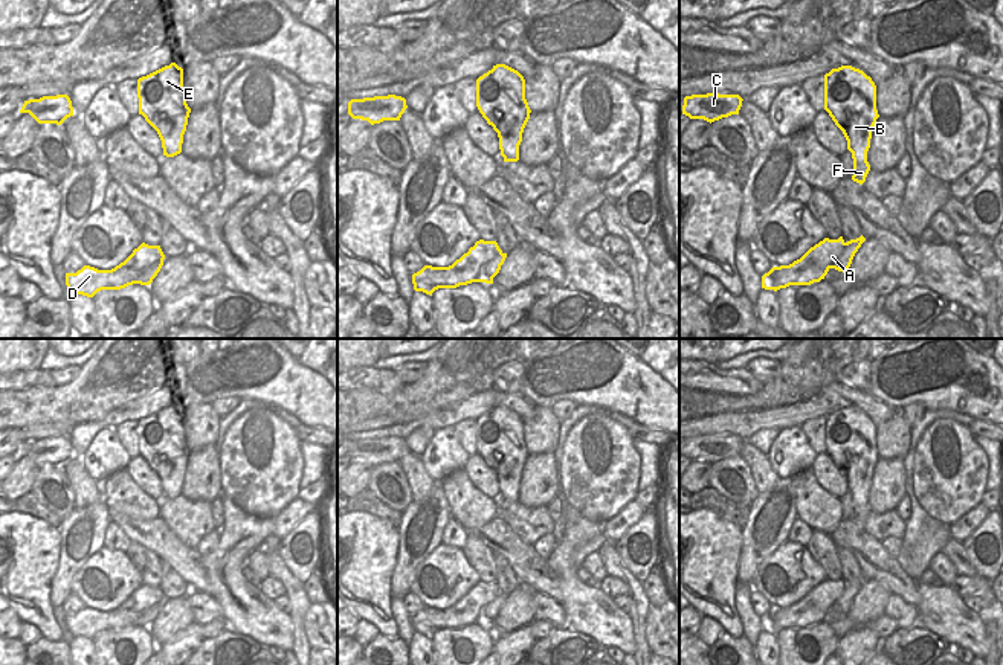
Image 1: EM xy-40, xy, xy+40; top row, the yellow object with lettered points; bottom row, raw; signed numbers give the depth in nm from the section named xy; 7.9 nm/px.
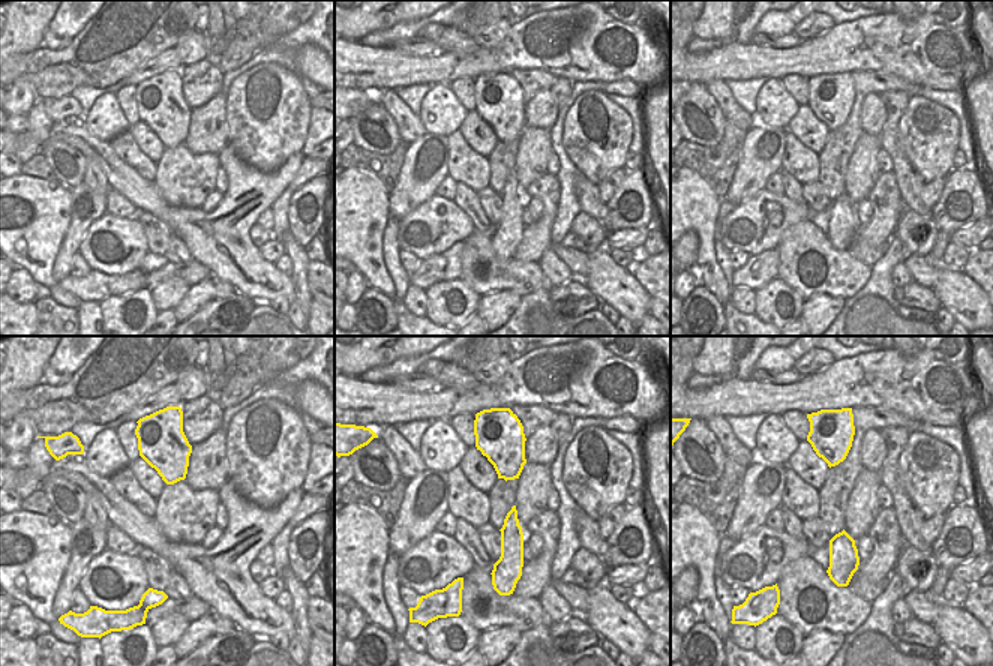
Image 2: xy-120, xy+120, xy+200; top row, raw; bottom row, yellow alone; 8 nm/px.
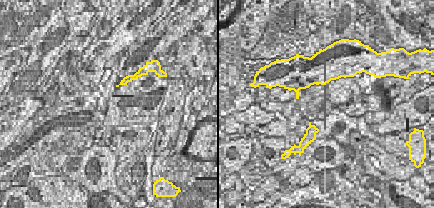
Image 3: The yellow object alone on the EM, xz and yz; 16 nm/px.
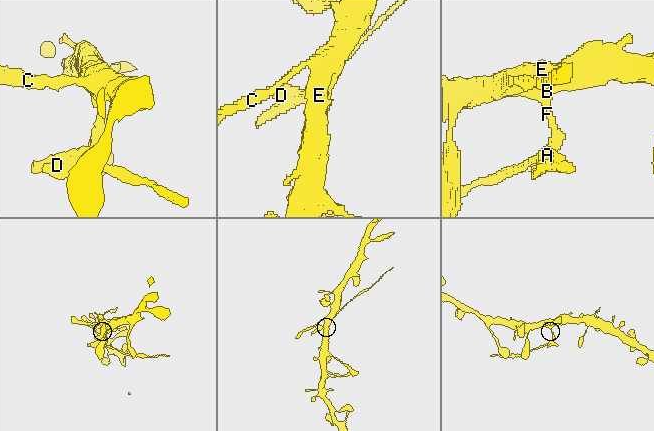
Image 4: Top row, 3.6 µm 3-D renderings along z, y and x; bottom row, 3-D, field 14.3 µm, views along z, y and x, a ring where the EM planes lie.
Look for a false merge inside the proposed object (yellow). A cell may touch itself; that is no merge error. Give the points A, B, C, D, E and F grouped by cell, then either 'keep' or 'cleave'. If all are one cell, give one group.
A D / B C E F | cleave

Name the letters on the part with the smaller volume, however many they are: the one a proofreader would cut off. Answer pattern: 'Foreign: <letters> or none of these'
Foreign: A, D

